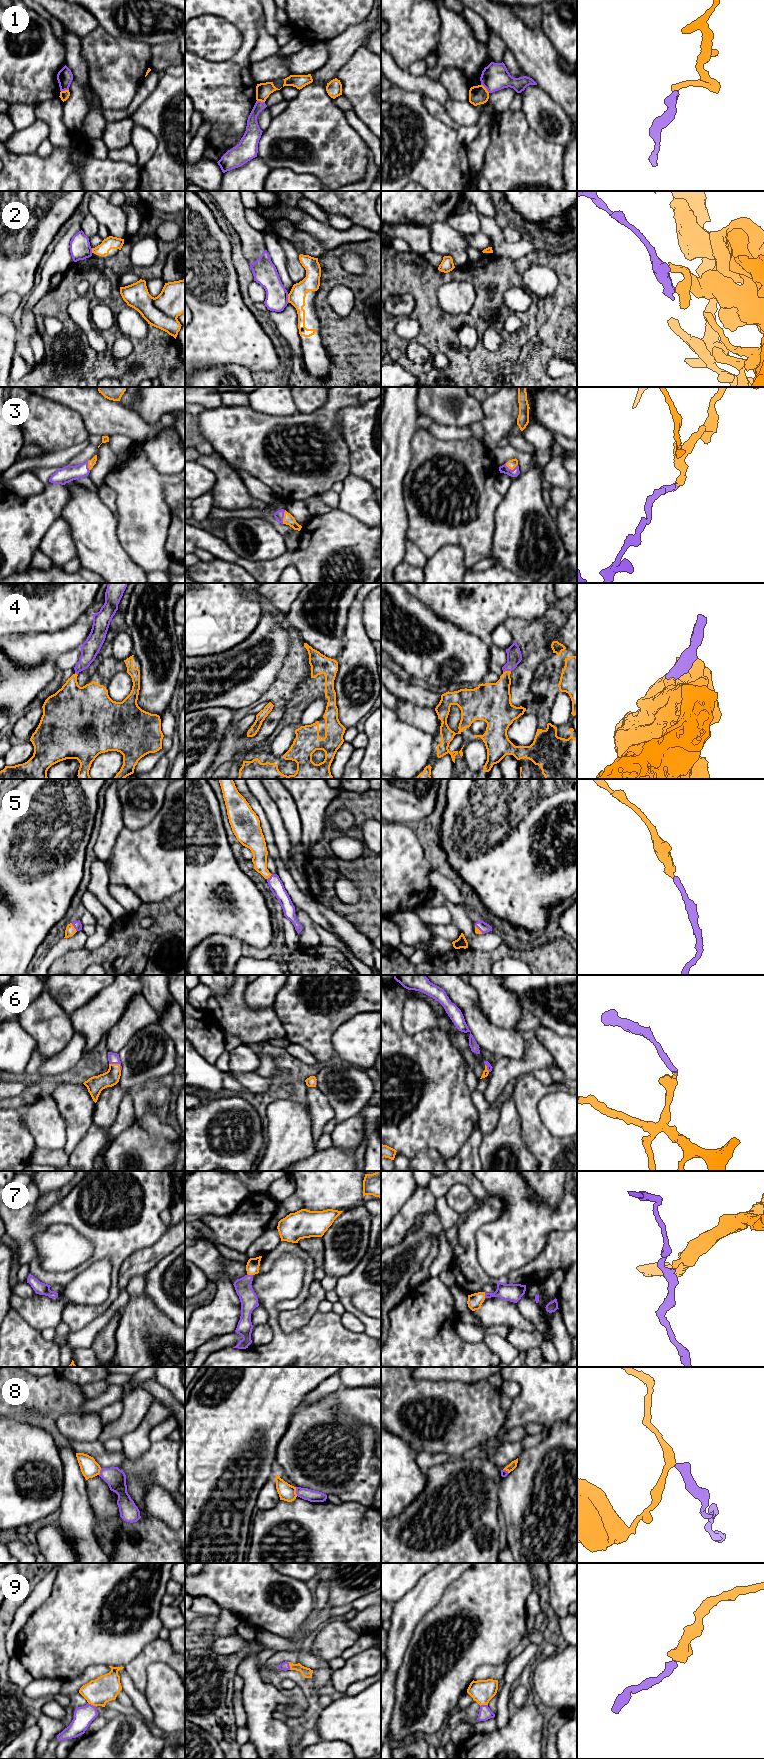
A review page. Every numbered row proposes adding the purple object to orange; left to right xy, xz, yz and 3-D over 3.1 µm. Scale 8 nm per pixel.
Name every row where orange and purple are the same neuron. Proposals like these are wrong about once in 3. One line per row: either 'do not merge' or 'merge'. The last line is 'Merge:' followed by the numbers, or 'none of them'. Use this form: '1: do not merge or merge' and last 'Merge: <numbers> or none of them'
1: do not merge
2: do not merge
3: merge
4: merge
5: merge
6: merge
7: merge
8: do not merge
9: merge
Merge: 3, 4, 5, 6, 7, 9

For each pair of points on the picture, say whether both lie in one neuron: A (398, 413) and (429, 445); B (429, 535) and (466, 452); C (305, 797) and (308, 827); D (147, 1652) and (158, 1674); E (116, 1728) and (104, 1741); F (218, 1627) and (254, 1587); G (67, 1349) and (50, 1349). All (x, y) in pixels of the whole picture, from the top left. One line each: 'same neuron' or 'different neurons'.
A: different neurons
B: same neuron
C: same neuron
D: different neurons
E: same neuron
F: different neurons
G: different neurons

